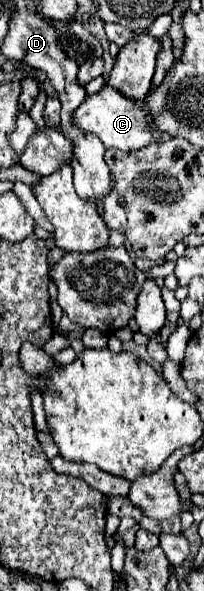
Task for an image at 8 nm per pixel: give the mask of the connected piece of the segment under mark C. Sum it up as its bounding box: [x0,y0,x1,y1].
[74,87,164,151]

